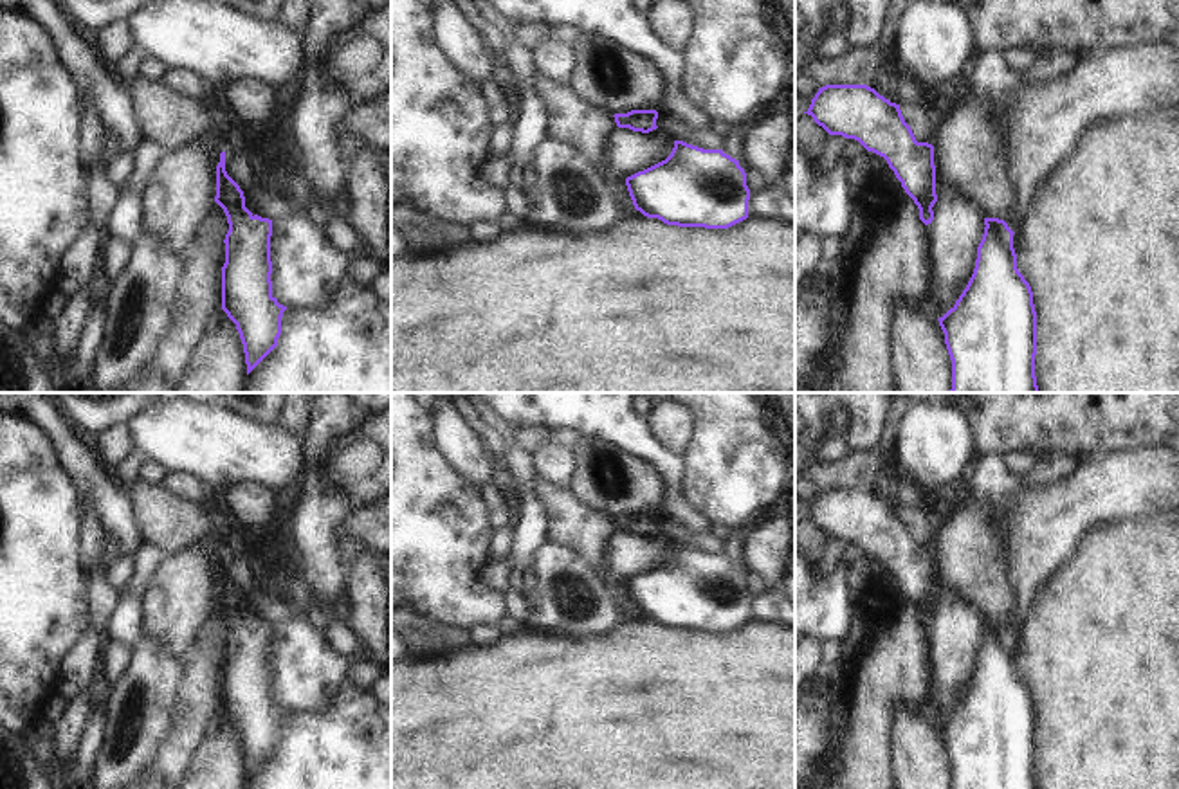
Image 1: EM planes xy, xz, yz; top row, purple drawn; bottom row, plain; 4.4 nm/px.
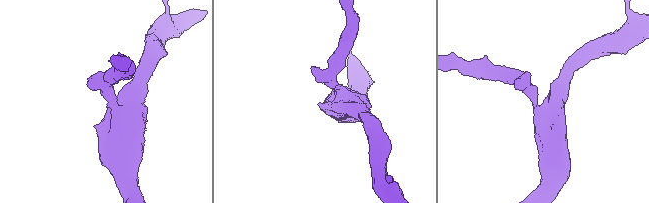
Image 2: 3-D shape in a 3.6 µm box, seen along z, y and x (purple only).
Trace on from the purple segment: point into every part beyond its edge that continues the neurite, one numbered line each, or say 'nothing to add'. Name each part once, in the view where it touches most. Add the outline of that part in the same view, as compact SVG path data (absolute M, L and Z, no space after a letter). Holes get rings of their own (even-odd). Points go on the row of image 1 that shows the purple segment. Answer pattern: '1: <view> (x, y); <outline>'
nothing to add

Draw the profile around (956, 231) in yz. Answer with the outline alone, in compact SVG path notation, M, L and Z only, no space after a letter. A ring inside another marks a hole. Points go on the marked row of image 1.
M952 186L941 187L932 207L930 236L930 299L932 312L943 317L966 288L984 234L984 214L977 204Z

